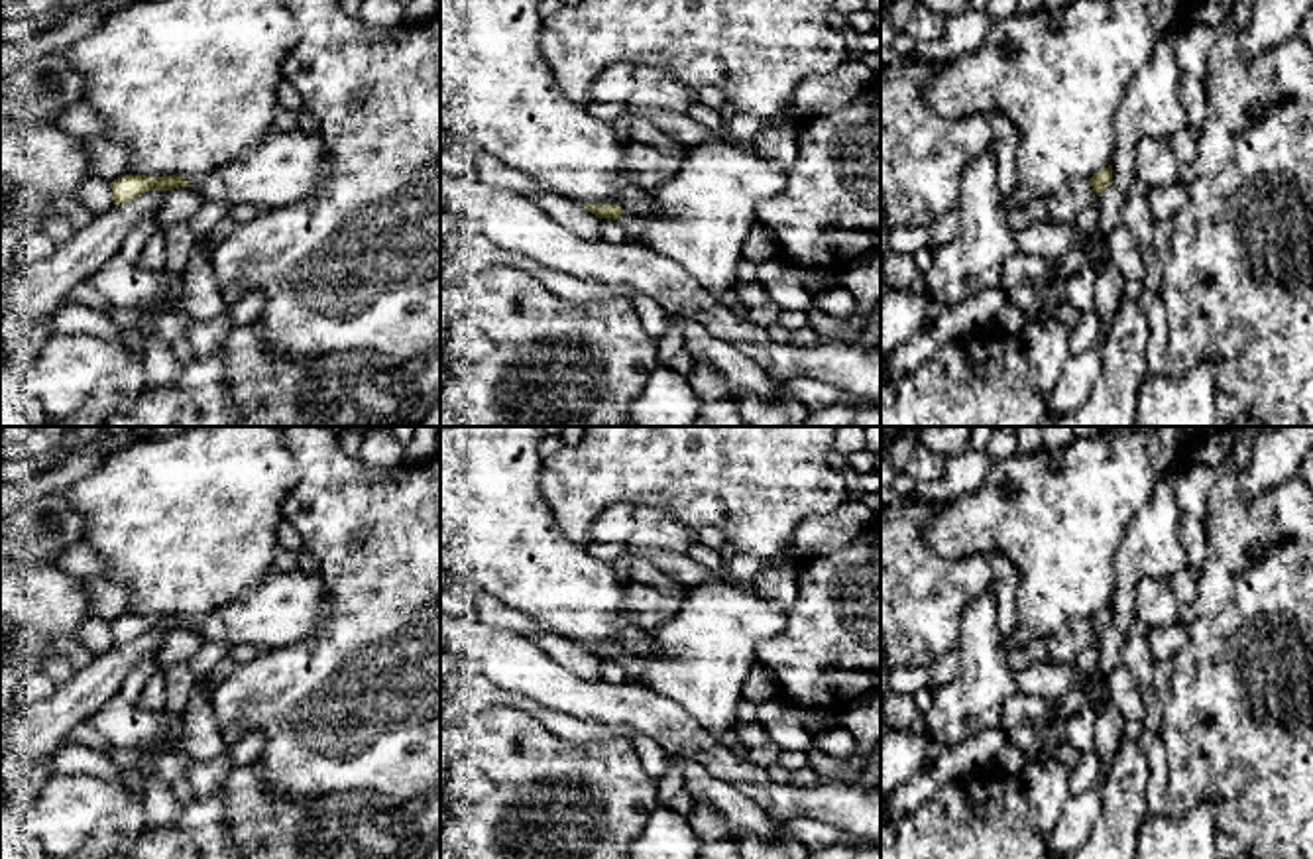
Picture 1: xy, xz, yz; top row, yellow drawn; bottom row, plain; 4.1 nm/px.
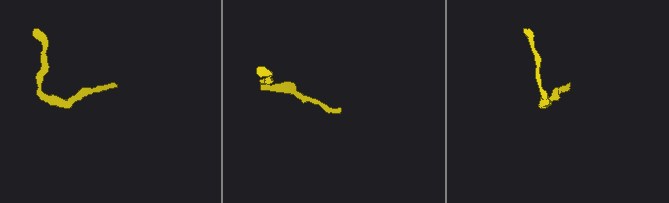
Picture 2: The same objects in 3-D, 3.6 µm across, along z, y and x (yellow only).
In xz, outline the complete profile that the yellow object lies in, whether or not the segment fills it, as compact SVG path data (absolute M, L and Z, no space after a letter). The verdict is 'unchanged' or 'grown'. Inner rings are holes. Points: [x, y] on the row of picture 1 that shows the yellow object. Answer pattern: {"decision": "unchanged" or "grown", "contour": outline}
{"decision": "grown", "contour": "M721 130L686 147L678 171L651 189L651 214L639 216L619 204L582 206L599 220L617 220L629 242L676 259L719 299L737 281L757 204L772 199L786 179L788 171L731 143Z"}

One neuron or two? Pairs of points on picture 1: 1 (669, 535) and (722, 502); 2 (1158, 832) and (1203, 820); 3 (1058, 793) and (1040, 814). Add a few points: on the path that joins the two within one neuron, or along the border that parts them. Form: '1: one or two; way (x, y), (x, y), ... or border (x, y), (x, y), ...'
1: two; border (643, 506), (669, 510), (696, 529)
2: one; way (1170, 832), (1192, 832)
3: one; way (1052, 799), (1046, 808)

